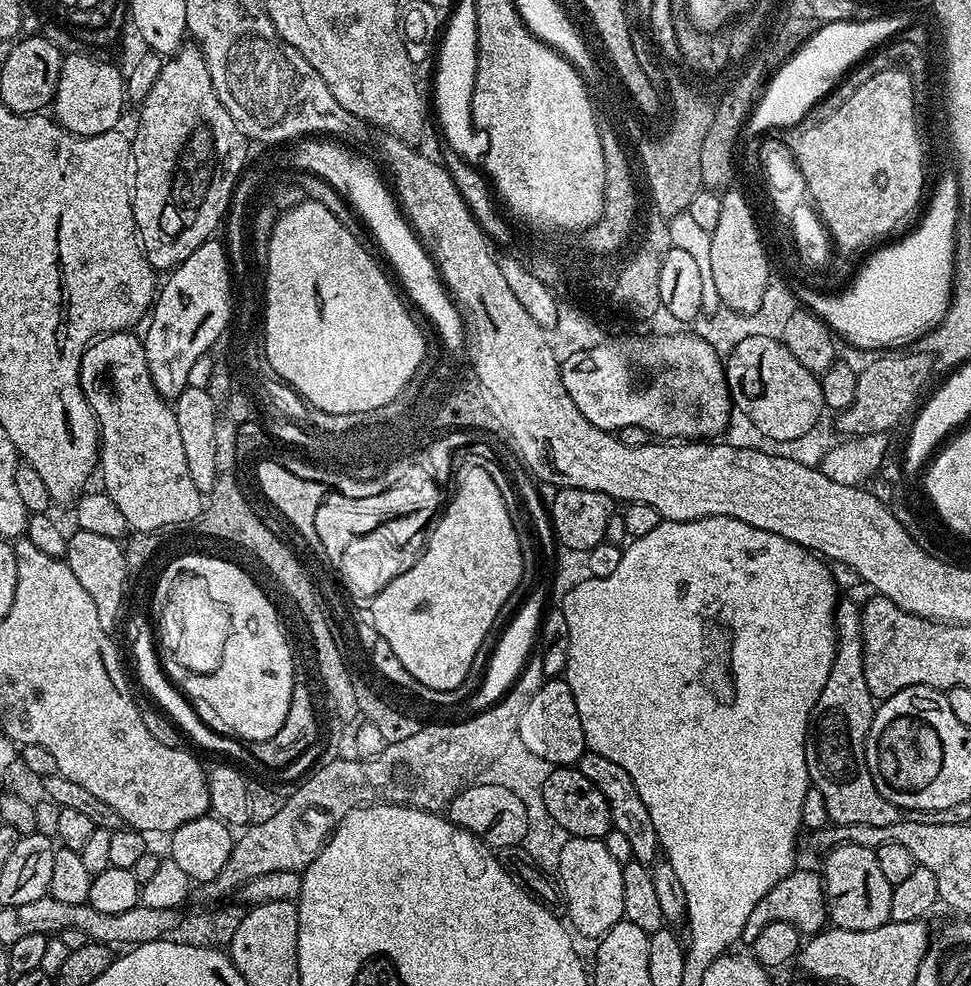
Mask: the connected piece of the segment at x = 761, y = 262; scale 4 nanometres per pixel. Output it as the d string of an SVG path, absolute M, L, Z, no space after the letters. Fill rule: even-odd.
M728 190L720 196L721 214L718 226L711 232L710 270L714 274L714 286L720 295L720 304L736 313L752 313L762 304L766 294L767 274L770 271L768 256L764 253L764 236L755 234L752 217L745 207L740 190Z

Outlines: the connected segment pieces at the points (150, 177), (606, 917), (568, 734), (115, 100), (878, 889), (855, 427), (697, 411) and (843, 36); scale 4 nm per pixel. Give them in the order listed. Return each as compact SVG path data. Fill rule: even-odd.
M185 43L176 53L164 60L162 70L150 86L150 94L146 94L143 104L139 105L140 121L136 124L136 136L131 137L132 141L132 163L130 165L130 191L132 194L132 213L136 230L140 238L140 244L144 248L144 253L149 262L152 263L153 269L171 270L176 265L182 263L198 246L205 244L207 240L213 239L217 235L216 227L227 217L229 204L232 198L232 192L235 190L236 182L240 175L245 171L248 163L249 141L239 132L238 126L235 125L234 118L227 113L226 107L218 100L218 95L214 92L214 86L211 82L210 72L207 70L206 58L203 57L203 51L195 43Z
M571 837L562 846L562 858L558 869L562 896L568 899L568 916L571 927L582 934L602 937L620 920L624 919L622 906L622 865L614 862L603 839Z
M548 678L530 698L520 719L518 739L524 743L526 750L546 758L553 766L572 766L579 761L586 751L586 737L582 730L582 718L578 718L578 706L574 706L574 694L570 694L567 679Z
M80 52L67 53L58 74L54 119L76 136L97 136L117 127L126 105L126 76L108 60L95 60Z
M838 844L827 849L824 860L824 898L828 901L828 919L842 930L878 930L890 921L892 884L886 882L873 849L857 844Z
M926 352L922 354L904 354L902 356L879 355L867 371L858 375L858 391L849 408L839 413L837 427L852 434L851 437L885 435L892 429L913 406L916 395L927 382L933 357Z
M681 331L679 334L670 336L655 336L644 334L641 340L616 340L607 342L592 350L586 350L585 353L573 354L560 364L560 373L562 374L562 386L566 388L566 394L574 398L574 406L586 414L586 418L594 426L602 430L615 433L617 430L626 426L642 426L653 437L667 438L672 442L712 442L717 438L723 437L728 431L730 421L734 416L734 397L728 391L728 374L725 361L719 352L716 352L710 342L706 342L702 337L693 334L691 331Z
M891 14L886 18L877 16L875 20L853 20L846 24L822 24L821 29L780 64L771 75L747 119L747 131L768 134L773 131L771 128L789 127L788 129L791 129L799 125L804 115L830 89L836 87L861 60L865 59L864 50L869 44L883 45L897 34L903 33L905 28L900 18L894 18Z

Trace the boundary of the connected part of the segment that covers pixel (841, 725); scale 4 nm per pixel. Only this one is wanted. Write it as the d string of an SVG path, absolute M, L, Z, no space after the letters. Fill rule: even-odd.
M841 599L836 606L836 653L834 666L830 666L830 678L818 694L818 702L808 722L808 737L804 743L806 766L811 787L826 798L826 810L832 824L869 824L870 826L890 826L902 819L901 809L896 808L874 786L866 762L866 742L872 719L878 707L877 701L870 694L864 677L864 643L862 642L862 622L860 621L861 605L852 600Z

